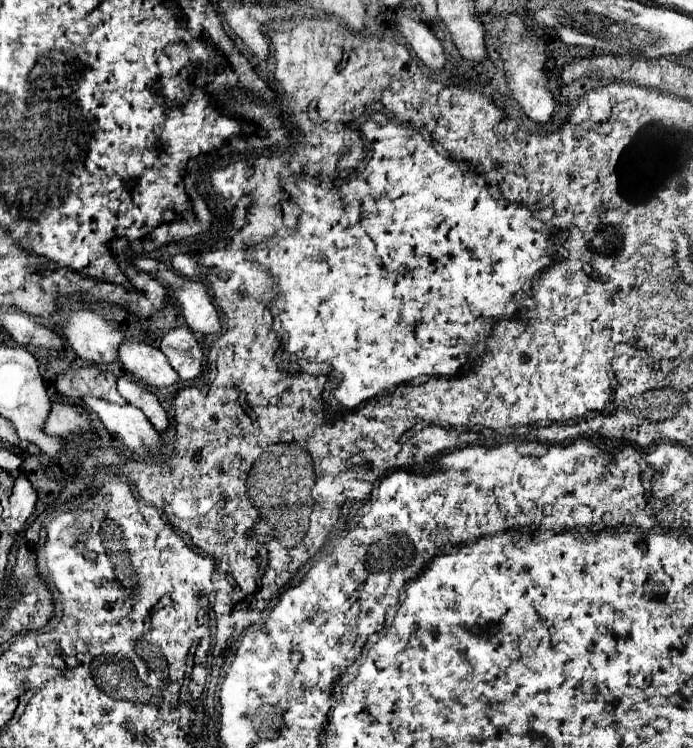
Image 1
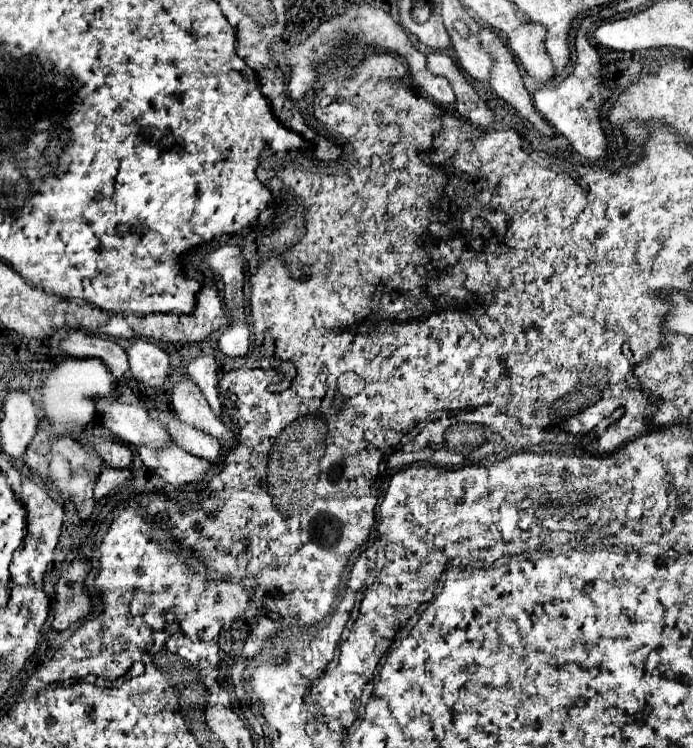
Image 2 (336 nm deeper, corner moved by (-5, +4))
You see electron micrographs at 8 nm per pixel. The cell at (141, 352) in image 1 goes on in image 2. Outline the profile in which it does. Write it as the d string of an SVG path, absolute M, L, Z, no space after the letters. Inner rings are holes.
M189 377L177 379L177 383L173 387L173 409L183 423L187 423L207 435L213 435L219 441L233 441L235 439L233 431L227 429L215 417L209 403L201 395L199 387Z

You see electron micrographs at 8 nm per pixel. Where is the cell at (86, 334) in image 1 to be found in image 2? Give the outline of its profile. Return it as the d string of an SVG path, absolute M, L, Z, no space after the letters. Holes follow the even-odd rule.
M137 339L131 343L131 347L127 349L127 355L129 355L129 375L135 377L137 381L141 381L143 385L147 387L161 387L169 377L171 377L171 363L169 363L169 357L167 353L155 345L155 343L149 343L147 339Z

